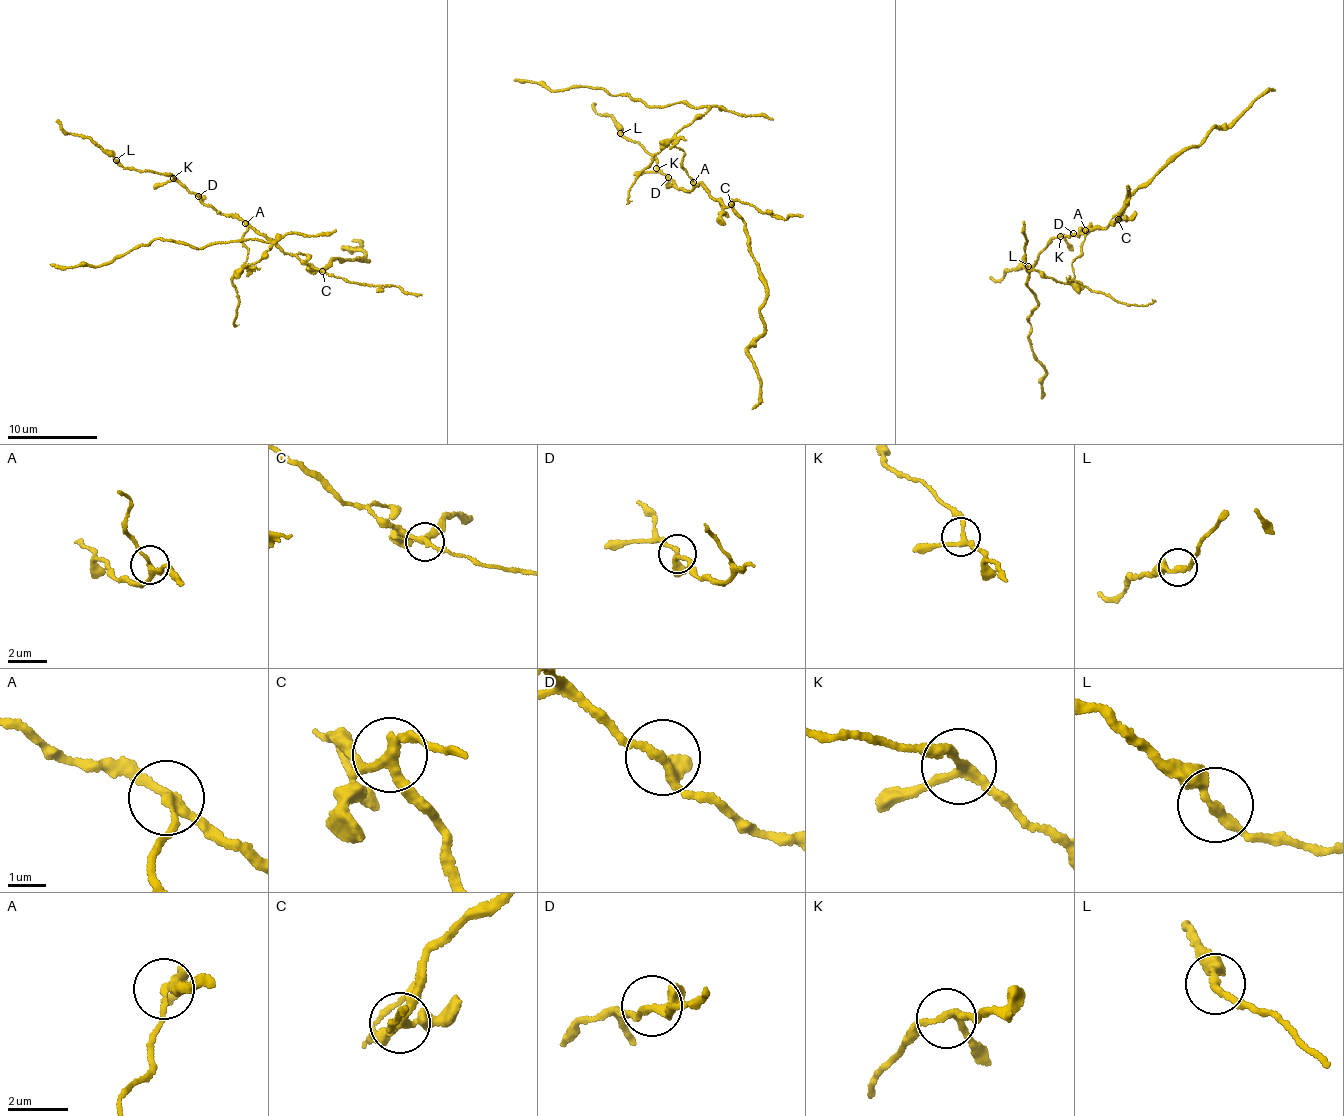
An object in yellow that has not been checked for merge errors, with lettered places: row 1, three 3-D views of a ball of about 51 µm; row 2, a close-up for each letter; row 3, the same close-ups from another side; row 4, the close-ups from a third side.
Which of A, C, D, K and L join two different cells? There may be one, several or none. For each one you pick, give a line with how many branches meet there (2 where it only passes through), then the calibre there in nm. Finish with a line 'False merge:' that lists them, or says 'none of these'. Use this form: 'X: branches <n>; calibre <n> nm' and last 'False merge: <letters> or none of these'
A: branches 3; calibre 220 nm
C: branches 3; calibre 260 nm
False merge: A, C

